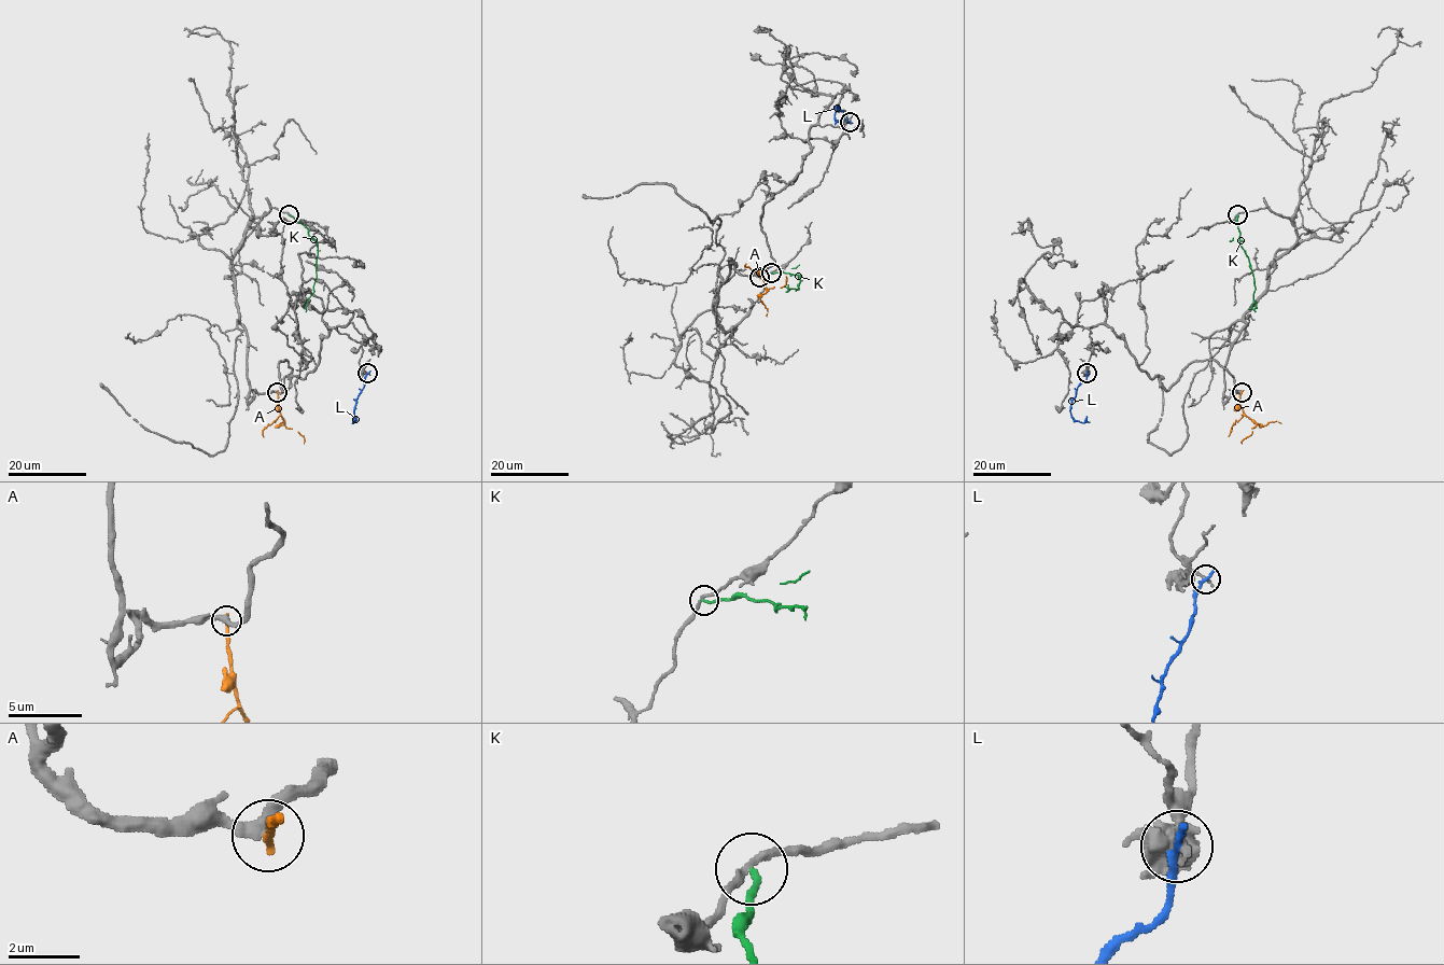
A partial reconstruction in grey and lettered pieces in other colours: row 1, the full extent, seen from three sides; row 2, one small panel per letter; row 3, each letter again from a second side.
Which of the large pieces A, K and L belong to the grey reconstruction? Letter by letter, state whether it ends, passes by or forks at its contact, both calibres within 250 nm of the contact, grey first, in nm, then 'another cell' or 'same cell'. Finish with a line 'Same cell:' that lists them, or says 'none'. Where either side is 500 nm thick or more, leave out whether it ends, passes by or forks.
A: it ends; calibres 360 and 280 nm; another cell
K: it ends; calibres 220 and 160 nm; another cell
L: it ends; calibres 260 and 280 nm; another cell
Same cell: none

